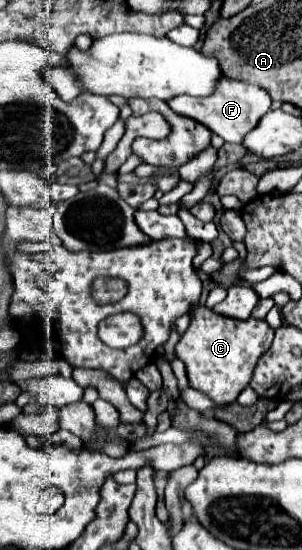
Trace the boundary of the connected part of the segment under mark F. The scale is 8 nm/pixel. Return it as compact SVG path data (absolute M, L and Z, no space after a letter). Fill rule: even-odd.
M221 76L217 80L215 92L211 96L195 98L195 96L181 94L181 96L167 100L167 104L173 112L205 124L211 132L219 134L225 142L233 142L233 144L241 144L243 136L247 132L251 132L251 128L255 128L255 124L261 120L261 116L265 112L271 110L271 98L267 96L267 92L263 88L241 82L241 80L233 80L227 76Z

